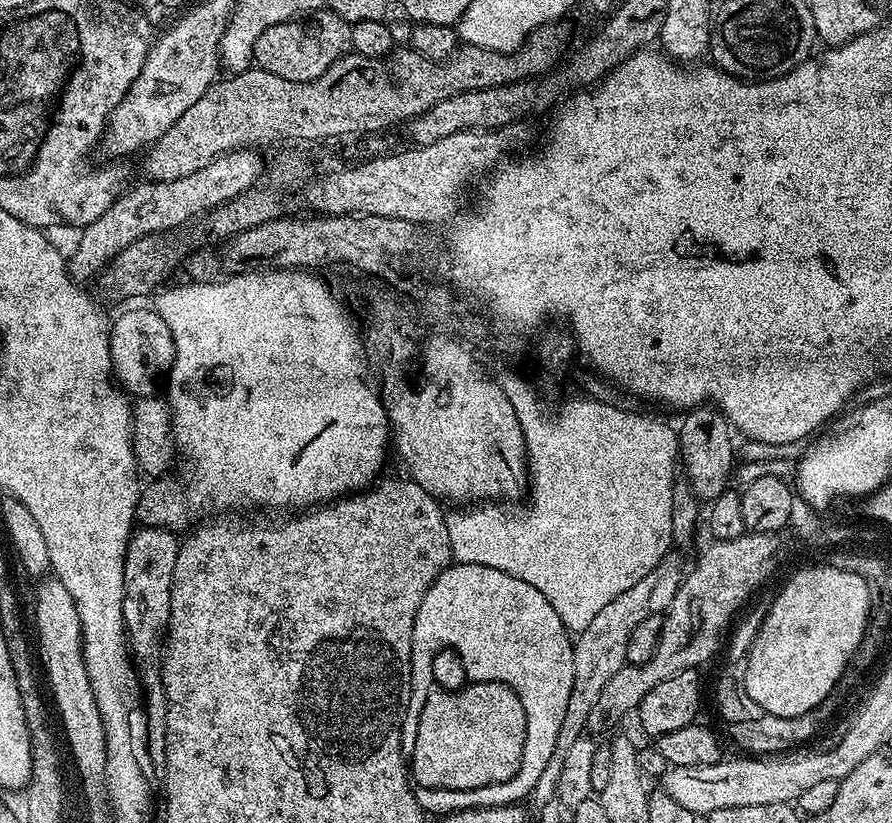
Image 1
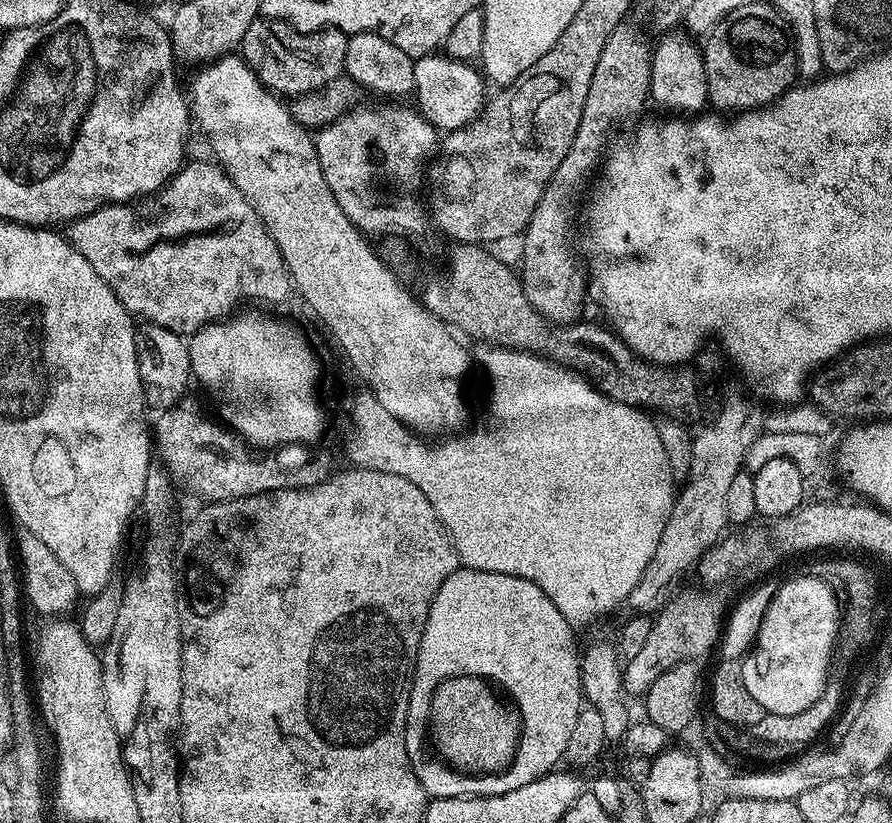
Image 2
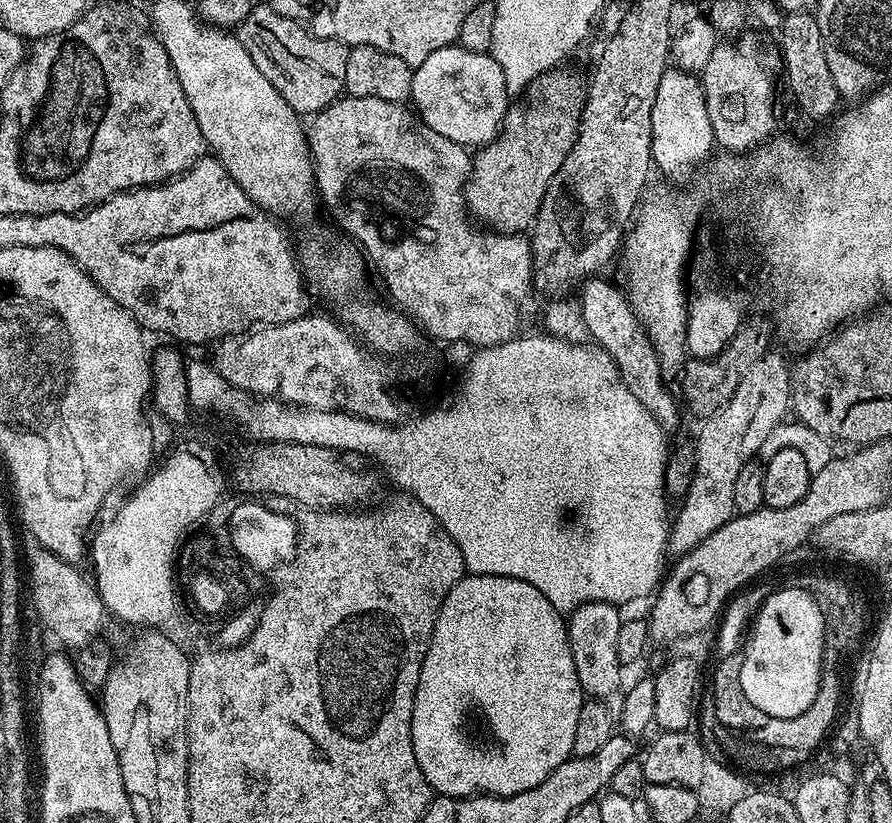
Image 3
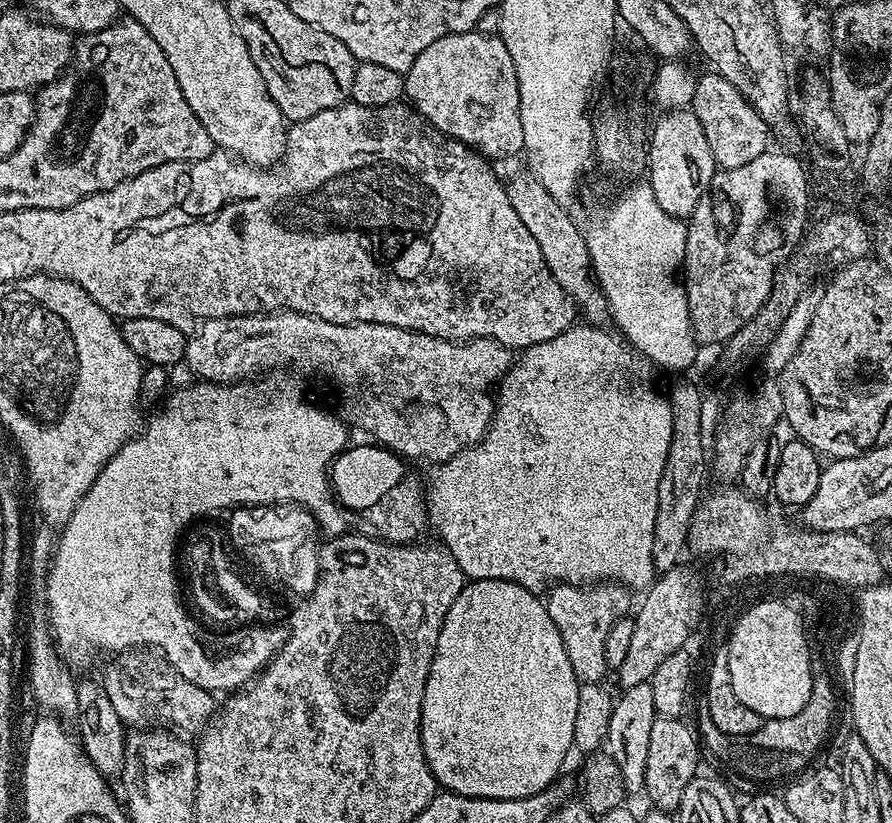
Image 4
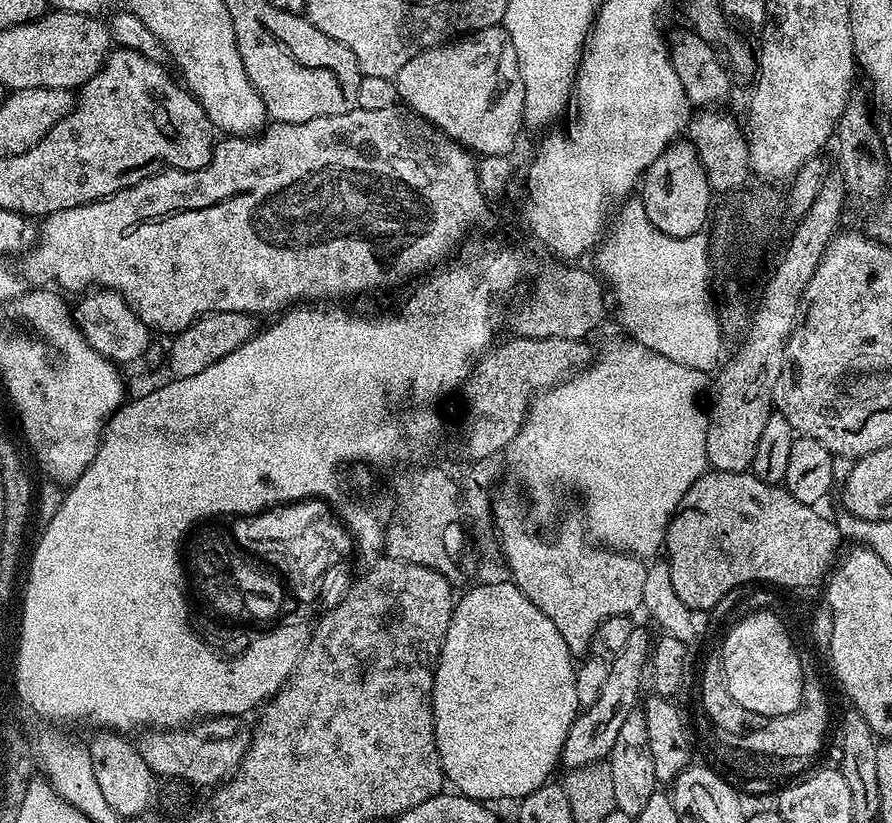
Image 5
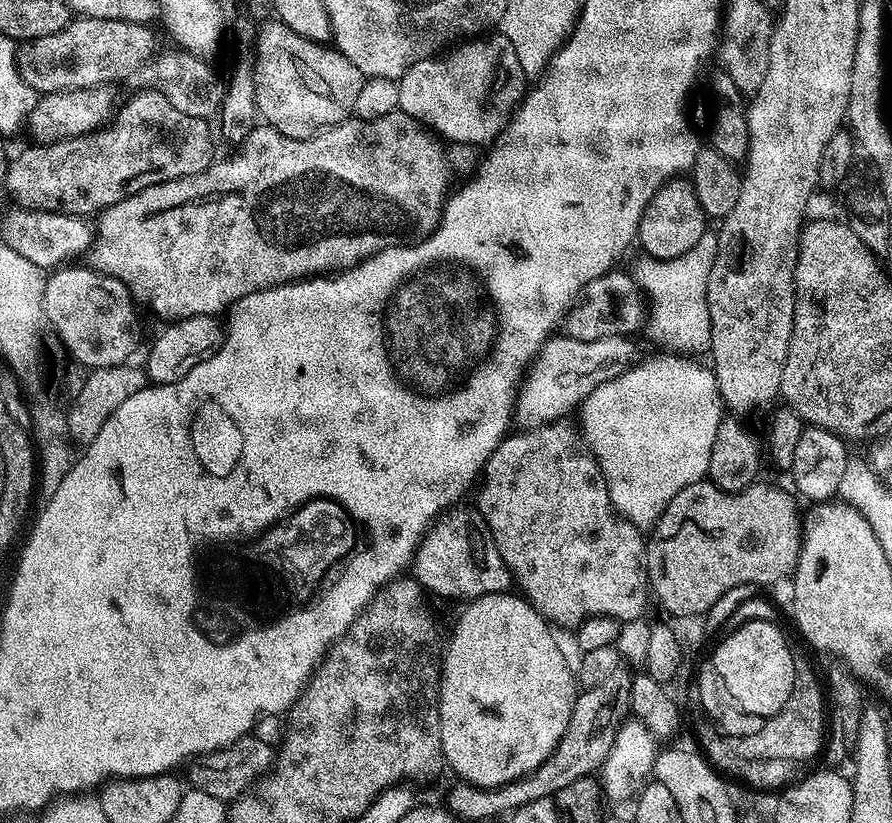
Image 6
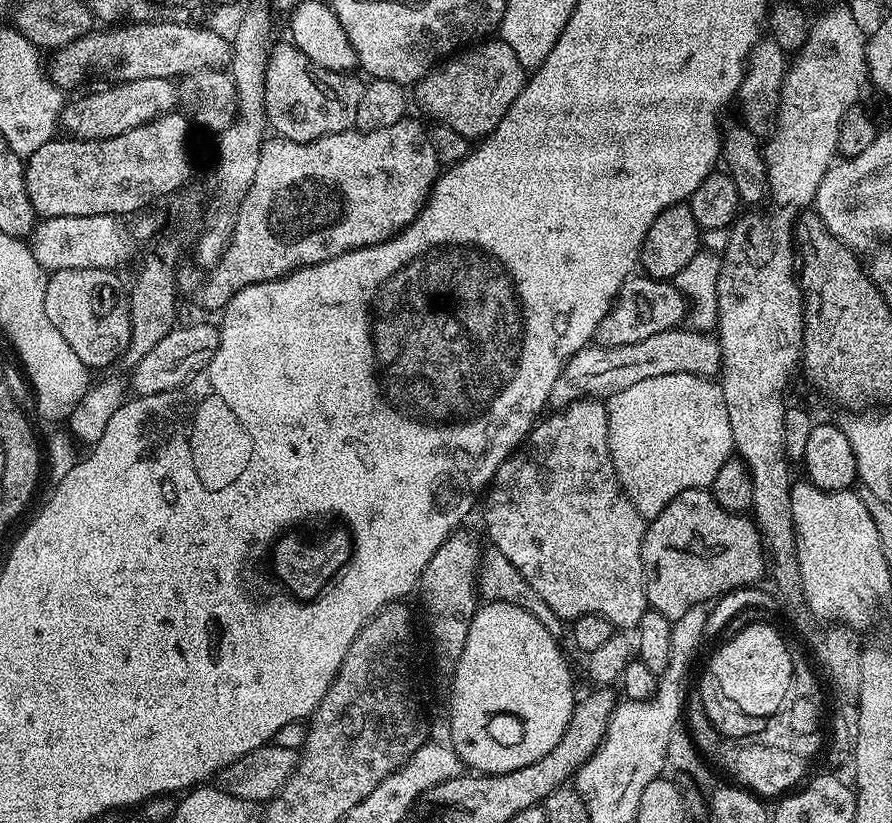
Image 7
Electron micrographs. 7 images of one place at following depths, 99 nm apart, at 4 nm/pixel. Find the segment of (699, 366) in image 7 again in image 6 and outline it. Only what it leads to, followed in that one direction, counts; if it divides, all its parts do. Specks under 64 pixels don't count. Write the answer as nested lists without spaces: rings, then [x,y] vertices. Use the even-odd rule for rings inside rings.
[[[567,334],[559,335],[553,335],[541,344],[526,368],[526,375],[519,381],[514,396],[514,420],[520,423],[521,429],[541,428],[543,424],[563,421],[563,416],[571,408],[572,411],[577,409],[585,397],[602,386],[602,382],[624,372],[637,359],[635,346],[624,334],[594,338],[594,342],[582,342]]]

